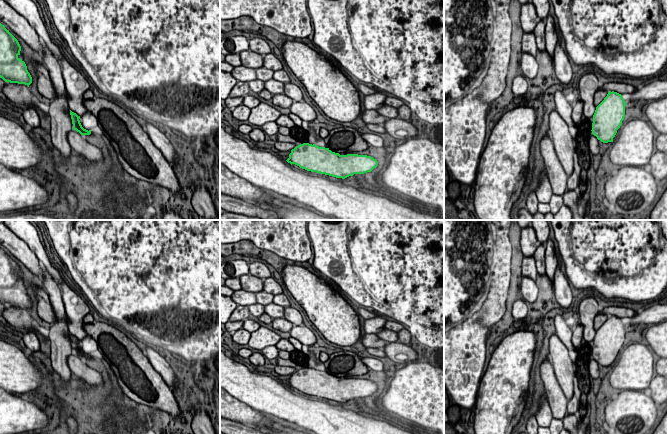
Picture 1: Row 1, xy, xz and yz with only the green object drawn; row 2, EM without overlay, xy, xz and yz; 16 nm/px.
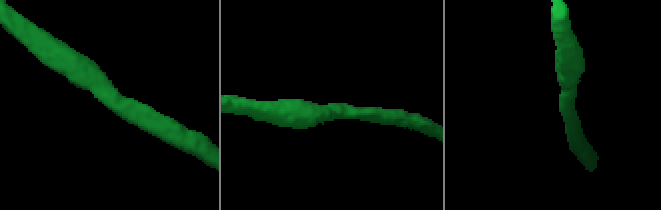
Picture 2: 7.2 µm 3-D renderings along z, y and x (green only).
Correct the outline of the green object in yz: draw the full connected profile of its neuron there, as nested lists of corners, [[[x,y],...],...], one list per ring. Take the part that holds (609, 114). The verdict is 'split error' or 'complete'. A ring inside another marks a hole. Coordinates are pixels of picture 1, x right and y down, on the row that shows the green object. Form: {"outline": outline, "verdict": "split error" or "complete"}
{"outline": [[[608,92],[604,100],[596,107],[593,115],[592,134],[603,143],[613,142],[617,130],[625,117],[625,106],[621,94]]], "verdict": "complete"}

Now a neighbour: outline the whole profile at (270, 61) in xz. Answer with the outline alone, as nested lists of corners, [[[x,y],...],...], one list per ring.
[[[272,53],[263,55],[263,67],[272,71],[282,70],[282,64]]]

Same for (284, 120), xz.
[[[281,114],[275,122],[278,126],[283,126],[287,128],[293,128],[295,126],[294,122],[289,118],[288,115]]]

